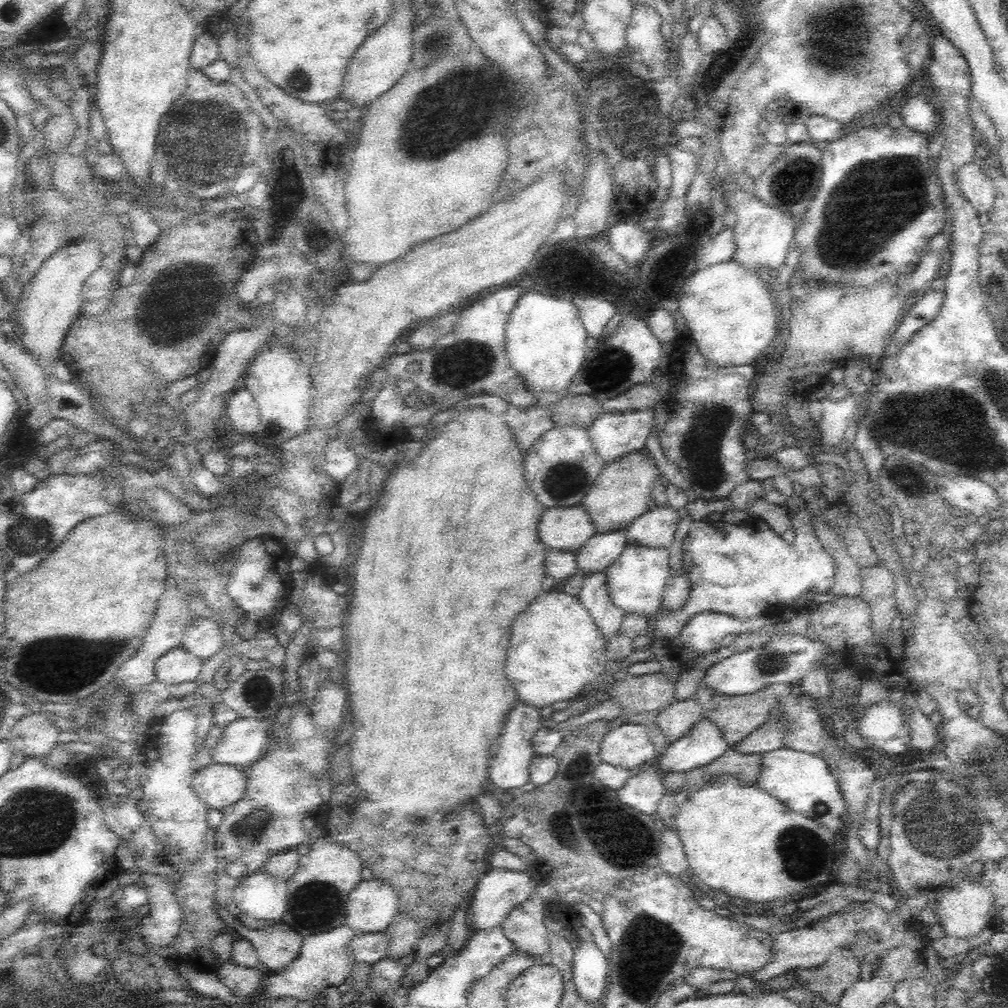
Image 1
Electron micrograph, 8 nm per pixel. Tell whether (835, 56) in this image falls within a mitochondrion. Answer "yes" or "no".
yes

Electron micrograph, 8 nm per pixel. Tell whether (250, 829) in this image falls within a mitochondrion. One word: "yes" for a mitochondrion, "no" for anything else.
yes

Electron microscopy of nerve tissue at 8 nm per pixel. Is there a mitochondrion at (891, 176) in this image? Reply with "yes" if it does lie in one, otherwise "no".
yes

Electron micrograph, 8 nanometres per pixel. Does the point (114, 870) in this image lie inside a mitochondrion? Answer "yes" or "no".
no

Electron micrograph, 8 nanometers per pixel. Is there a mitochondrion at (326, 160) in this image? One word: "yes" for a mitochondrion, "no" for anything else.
no

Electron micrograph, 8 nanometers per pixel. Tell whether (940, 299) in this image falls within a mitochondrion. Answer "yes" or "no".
no

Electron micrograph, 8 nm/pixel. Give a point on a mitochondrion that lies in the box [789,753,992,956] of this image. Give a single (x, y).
(939, 825)

